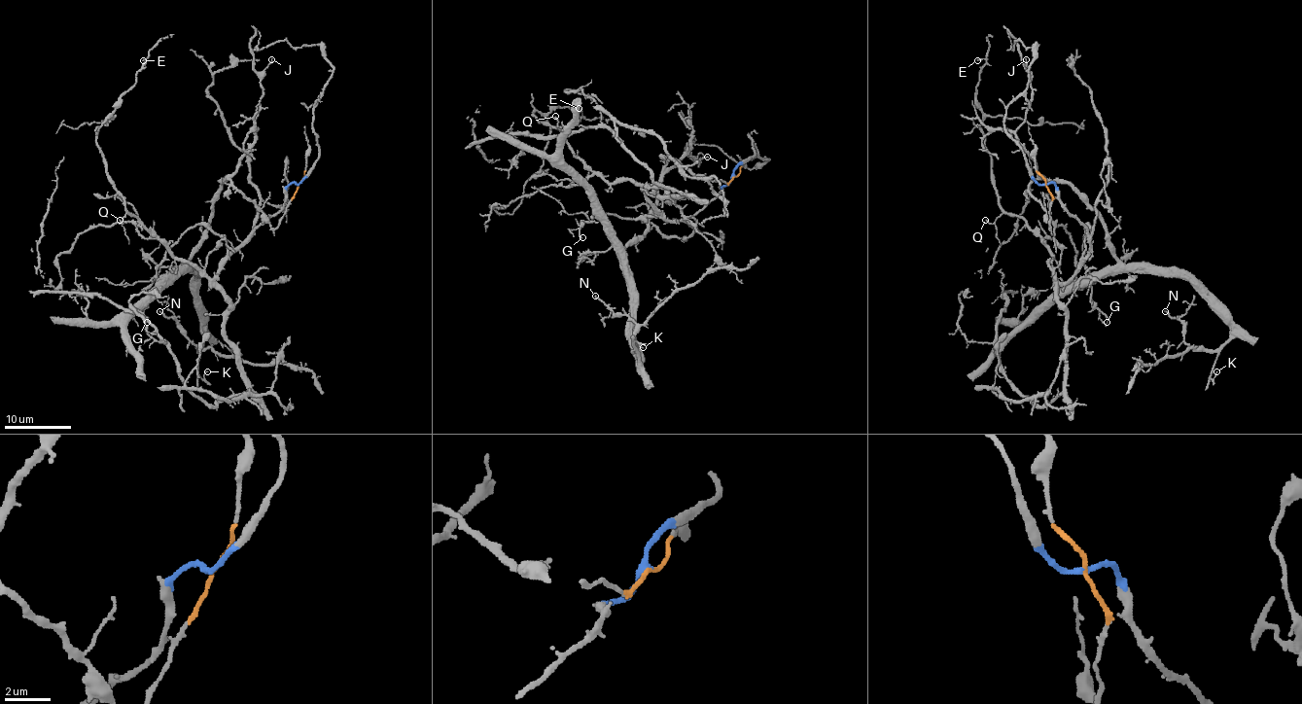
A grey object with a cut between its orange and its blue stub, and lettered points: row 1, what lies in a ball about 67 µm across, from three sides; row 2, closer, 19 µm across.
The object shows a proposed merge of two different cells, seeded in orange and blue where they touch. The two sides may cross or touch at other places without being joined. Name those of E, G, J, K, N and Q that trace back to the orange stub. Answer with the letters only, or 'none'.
J, K, N

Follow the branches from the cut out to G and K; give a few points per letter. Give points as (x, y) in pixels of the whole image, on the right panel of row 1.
G: (1045, 185), (1057, 188), (1057, 199), (1087, 231), (1085, 255), (1089, 225), (1082, 264), (1091, 302), (1108, 322)
K: (1045, 185), (1050, 228), (1029, 190), (1040, 180), (1096, 211), (1122, 264), (1186, 278), (1230, 327), (1216, 370)

